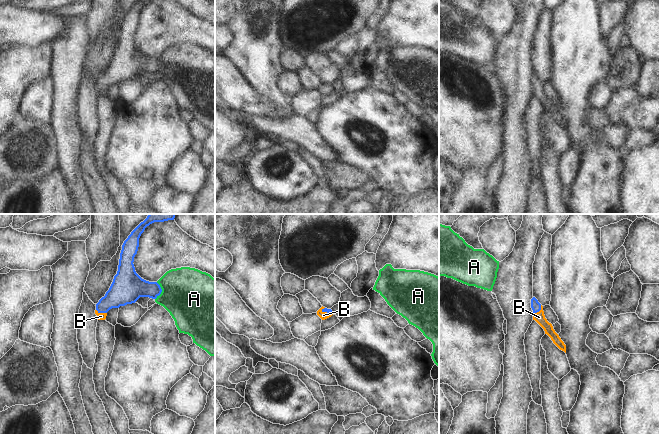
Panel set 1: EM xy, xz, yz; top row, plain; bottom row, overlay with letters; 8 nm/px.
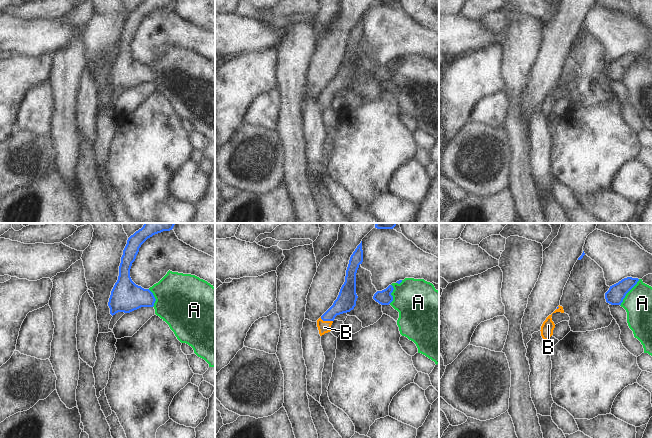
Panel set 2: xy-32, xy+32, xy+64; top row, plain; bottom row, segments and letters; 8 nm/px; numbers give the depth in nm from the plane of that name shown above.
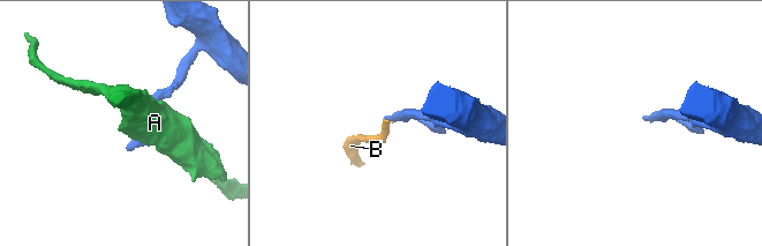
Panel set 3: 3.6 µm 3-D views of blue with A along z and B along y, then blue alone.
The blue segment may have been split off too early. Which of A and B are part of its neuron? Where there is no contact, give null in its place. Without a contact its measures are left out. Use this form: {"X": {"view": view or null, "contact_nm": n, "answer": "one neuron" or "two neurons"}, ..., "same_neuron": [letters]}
{"A": {"view": "xy", "contact_nm": 140, "answer": "two neurons"}, "B": {"view": "yz", "contact_nm": 100, "answer": "one neuron"}, "same_neuron": ["B"]}

